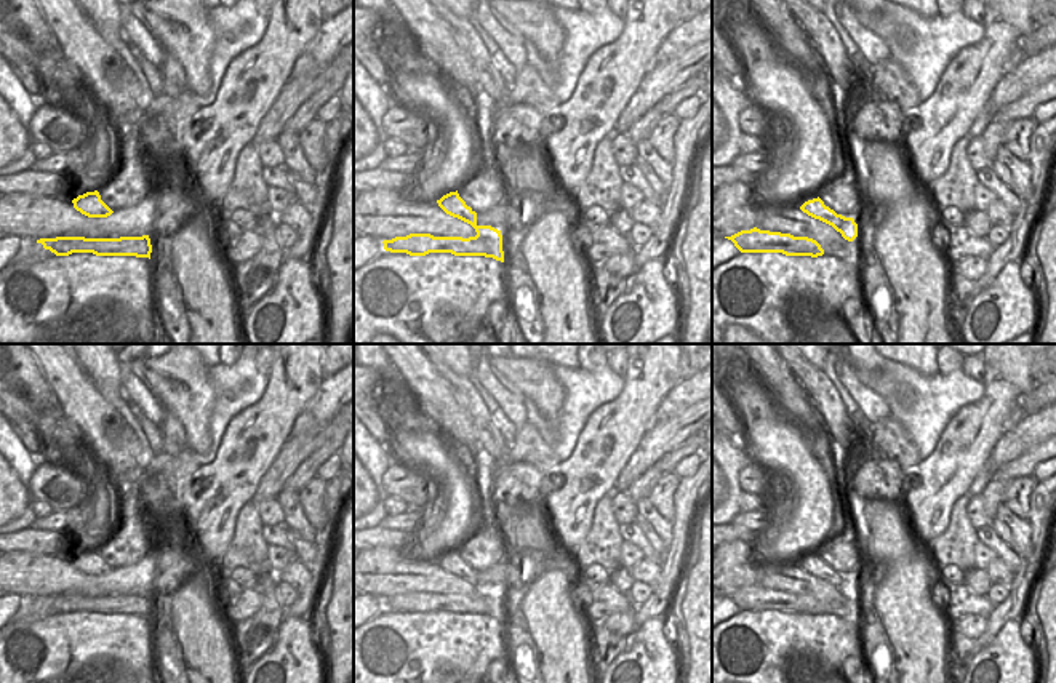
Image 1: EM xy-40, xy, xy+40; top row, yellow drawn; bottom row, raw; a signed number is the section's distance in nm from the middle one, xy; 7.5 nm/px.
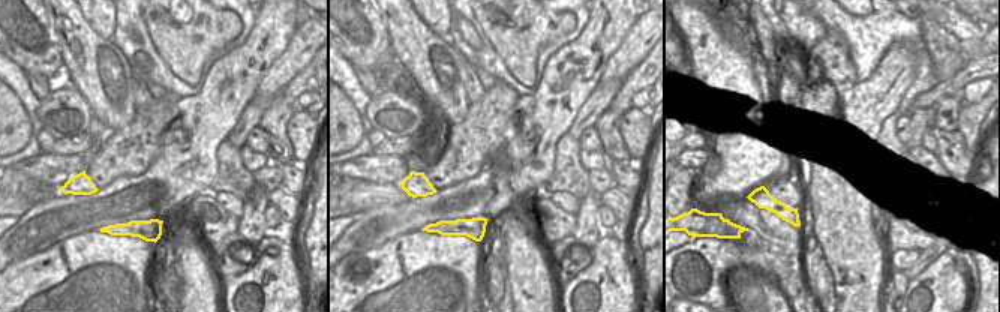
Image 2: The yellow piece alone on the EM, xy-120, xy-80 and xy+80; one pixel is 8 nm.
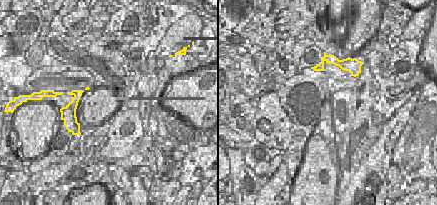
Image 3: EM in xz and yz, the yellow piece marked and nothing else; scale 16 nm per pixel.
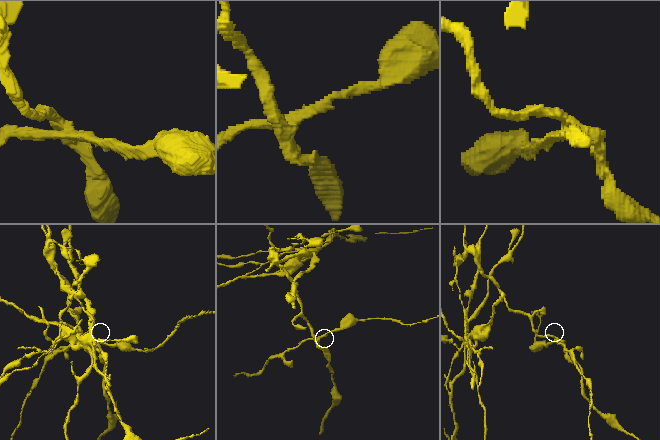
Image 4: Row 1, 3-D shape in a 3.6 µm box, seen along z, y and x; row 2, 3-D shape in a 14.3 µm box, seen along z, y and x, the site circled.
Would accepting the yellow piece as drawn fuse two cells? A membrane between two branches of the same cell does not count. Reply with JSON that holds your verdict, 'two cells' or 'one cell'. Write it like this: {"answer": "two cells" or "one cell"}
{"answer": "two cells"}

